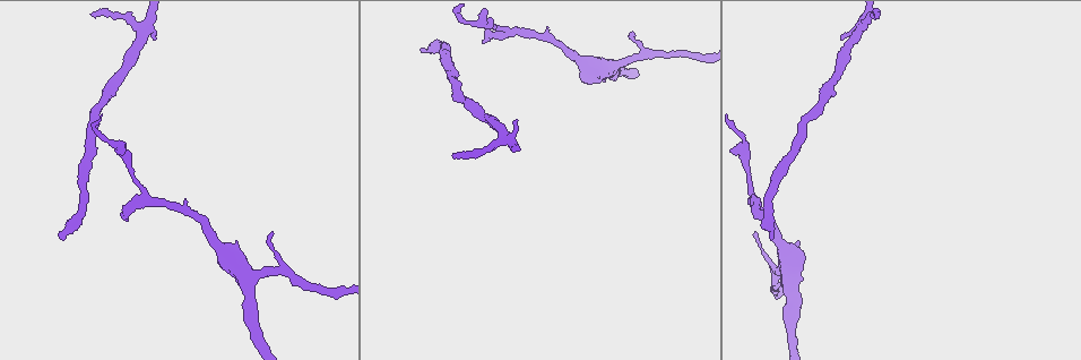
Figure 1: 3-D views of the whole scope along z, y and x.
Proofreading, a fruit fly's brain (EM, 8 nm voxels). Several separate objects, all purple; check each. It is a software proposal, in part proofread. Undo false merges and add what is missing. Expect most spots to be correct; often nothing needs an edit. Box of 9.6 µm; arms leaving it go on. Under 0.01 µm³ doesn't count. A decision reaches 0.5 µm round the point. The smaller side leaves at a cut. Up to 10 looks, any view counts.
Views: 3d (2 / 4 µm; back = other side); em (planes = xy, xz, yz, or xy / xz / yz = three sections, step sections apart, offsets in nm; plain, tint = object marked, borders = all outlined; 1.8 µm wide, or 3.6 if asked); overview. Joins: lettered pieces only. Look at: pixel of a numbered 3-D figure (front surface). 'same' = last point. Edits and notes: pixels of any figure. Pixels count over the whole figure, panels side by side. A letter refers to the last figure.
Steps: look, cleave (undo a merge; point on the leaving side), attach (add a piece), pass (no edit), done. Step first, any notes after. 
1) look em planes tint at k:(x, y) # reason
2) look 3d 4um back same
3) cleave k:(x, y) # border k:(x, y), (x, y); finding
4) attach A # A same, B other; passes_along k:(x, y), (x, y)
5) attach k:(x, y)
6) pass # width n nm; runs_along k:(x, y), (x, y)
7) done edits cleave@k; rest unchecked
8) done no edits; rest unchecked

look 3d 4um back at 1:(63, 239) # an open end

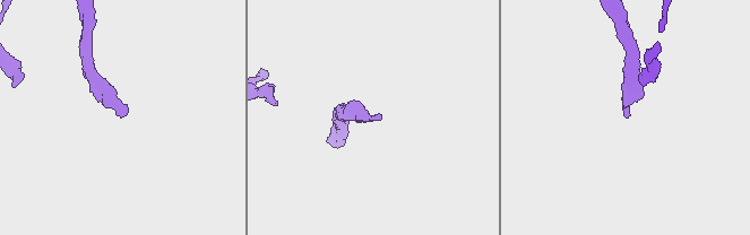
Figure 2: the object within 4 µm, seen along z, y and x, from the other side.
look em planes borders at 2:(628, 117)

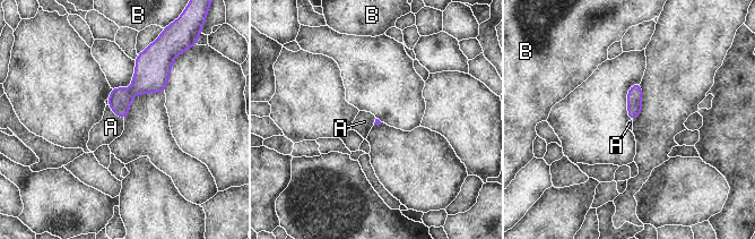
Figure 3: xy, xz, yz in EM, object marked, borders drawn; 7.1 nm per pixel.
attach A # A same, B other; passes_along 3:(120, 99), (115, 113), (111, 127); it goes on there

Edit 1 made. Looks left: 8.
look 3d 2um at 1:(141, 29) # two arms in line, one across

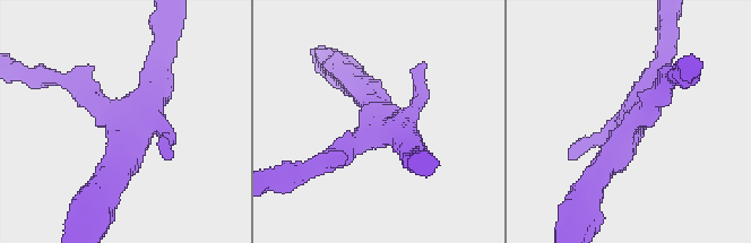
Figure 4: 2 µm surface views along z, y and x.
look em planes borders at 4:(378, 122)

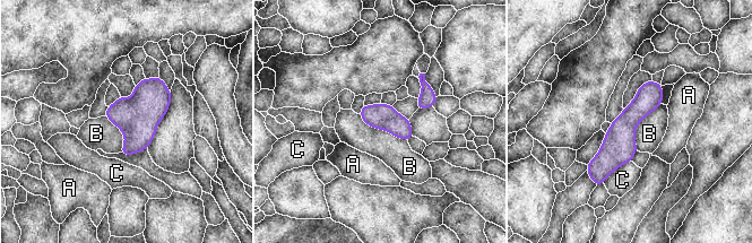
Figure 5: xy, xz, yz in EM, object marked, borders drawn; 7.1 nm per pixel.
pass # A other, B other, C other; runs_along 5:(658, 86), (623, 127), (597, 181); one neuron here

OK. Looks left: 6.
look em planes borders at 1:(760, 217) # an open end

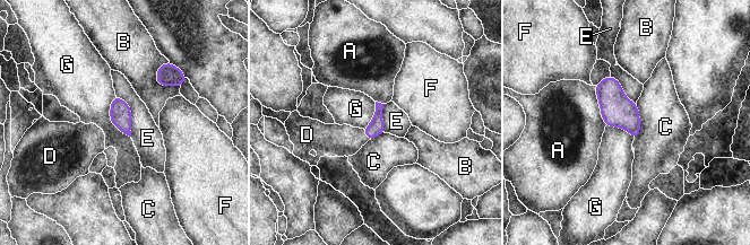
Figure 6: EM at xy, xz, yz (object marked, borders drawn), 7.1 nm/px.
attach D # width 110 nm; A other, B other, C other, D same, E other, F other, G other; passes_along 6:(377, 127), (364, 136), (333, 140); it goes on there

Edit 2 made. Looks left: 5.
look 3d 2um back at 1:(756, 233) # branch stops here

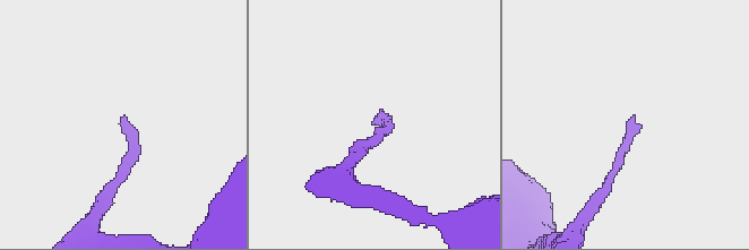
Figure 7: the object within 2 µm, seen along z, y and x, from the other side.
look em xz step 8 tint at 7:(631, 119)

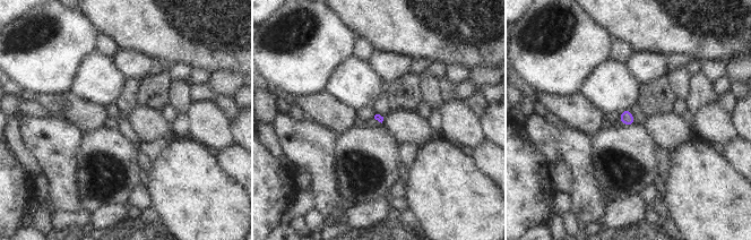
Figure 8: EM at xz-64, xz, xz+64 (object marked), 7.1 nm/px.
look em planes borders same # cut it another way

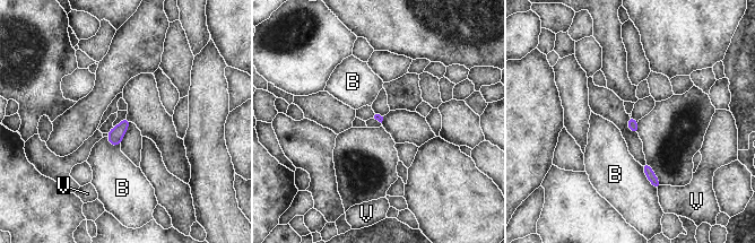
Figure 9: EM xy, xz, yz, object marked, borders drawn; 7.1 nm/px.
pass # B other, V other; border 9:(640, 165), (647, 180), (657, 191); none of them fits

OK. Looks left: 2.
done edits attach@3, attach@6; rest unchecked

